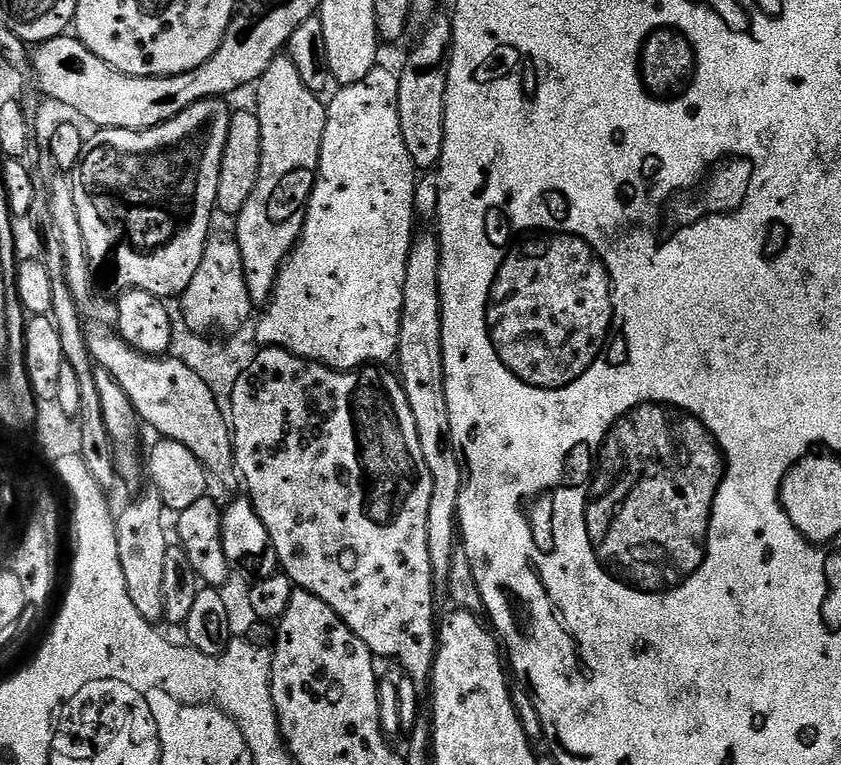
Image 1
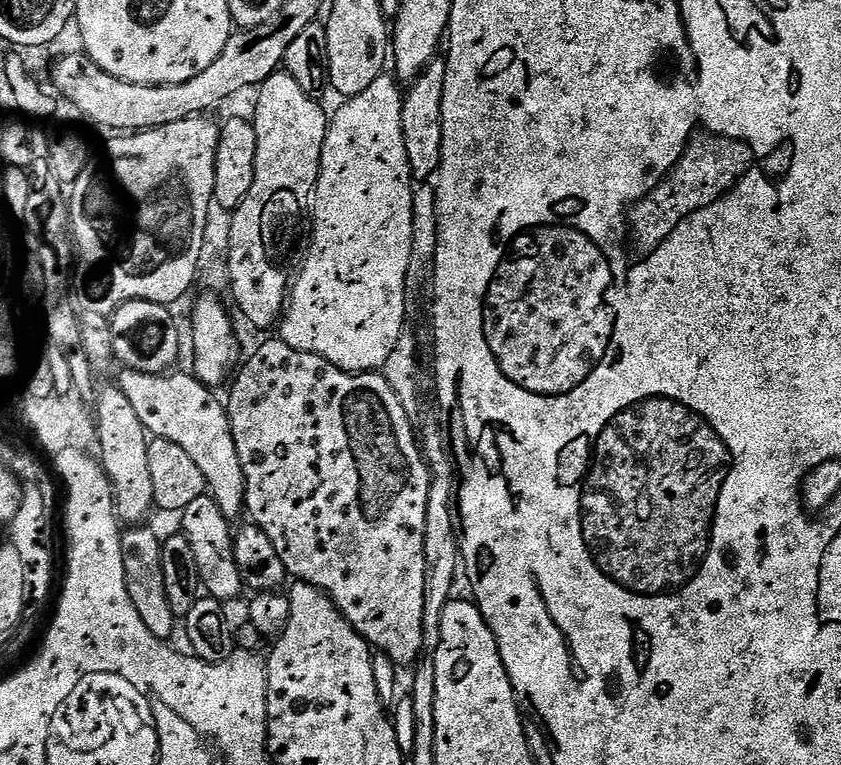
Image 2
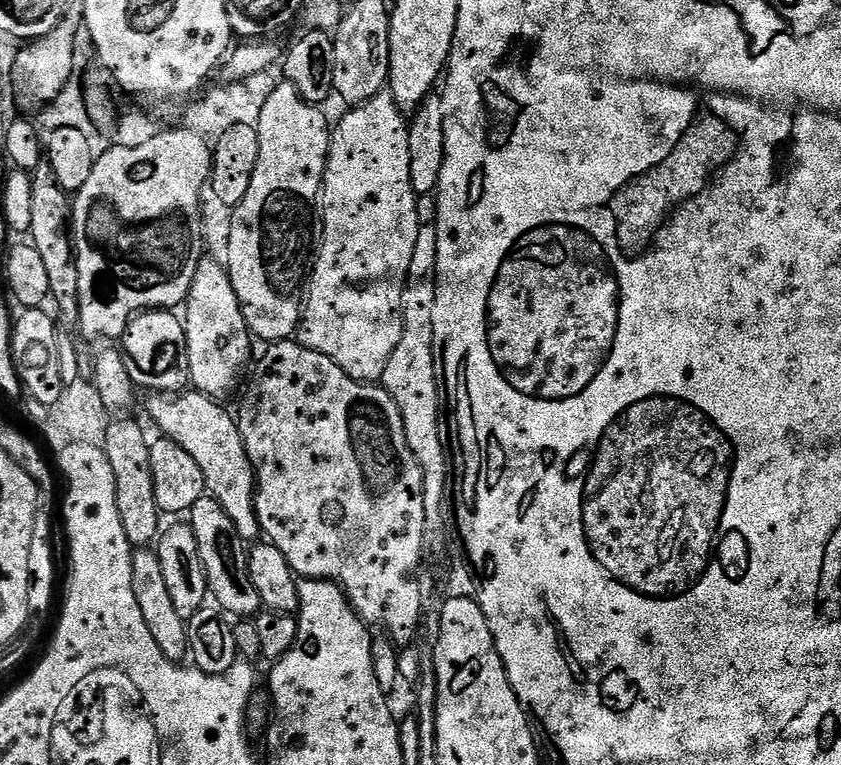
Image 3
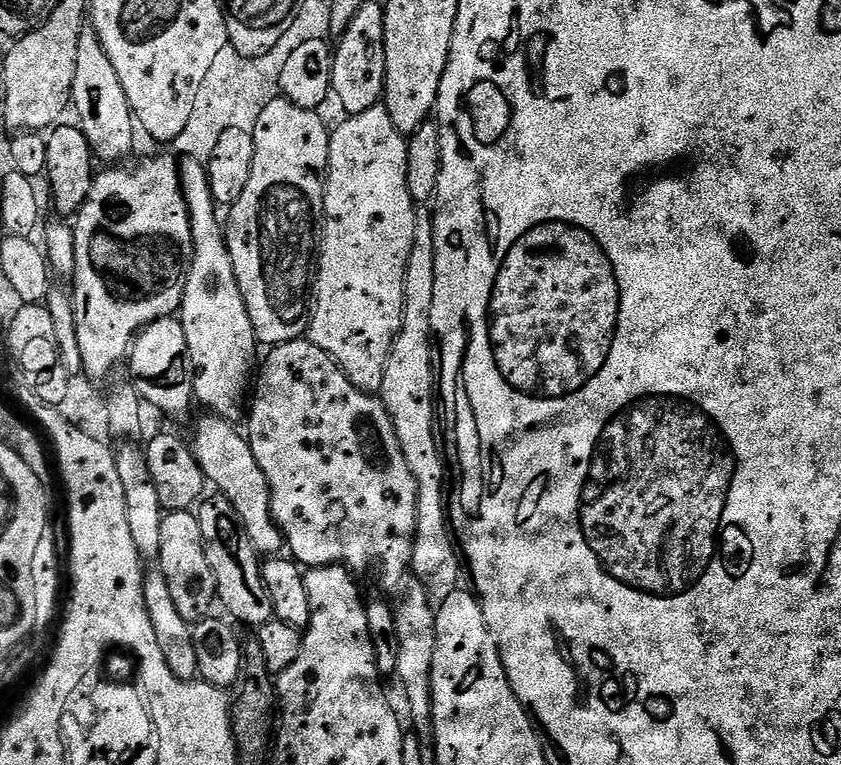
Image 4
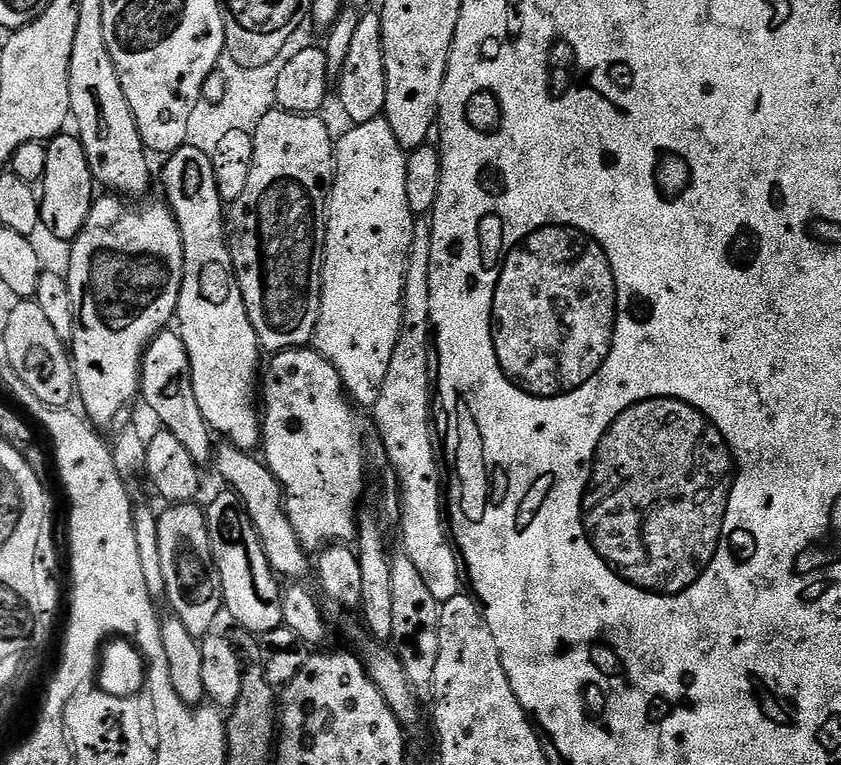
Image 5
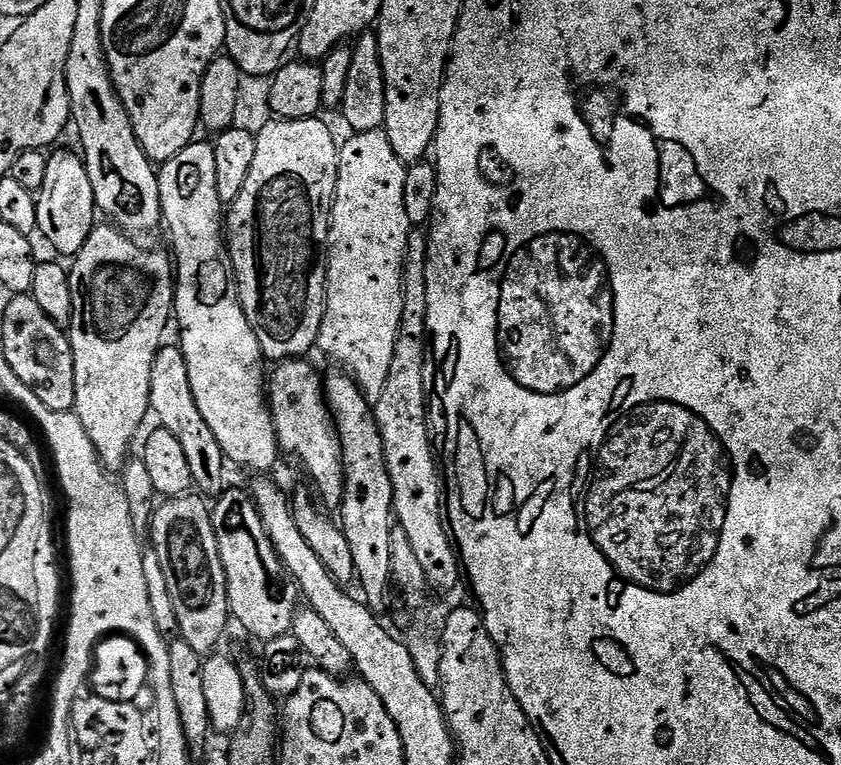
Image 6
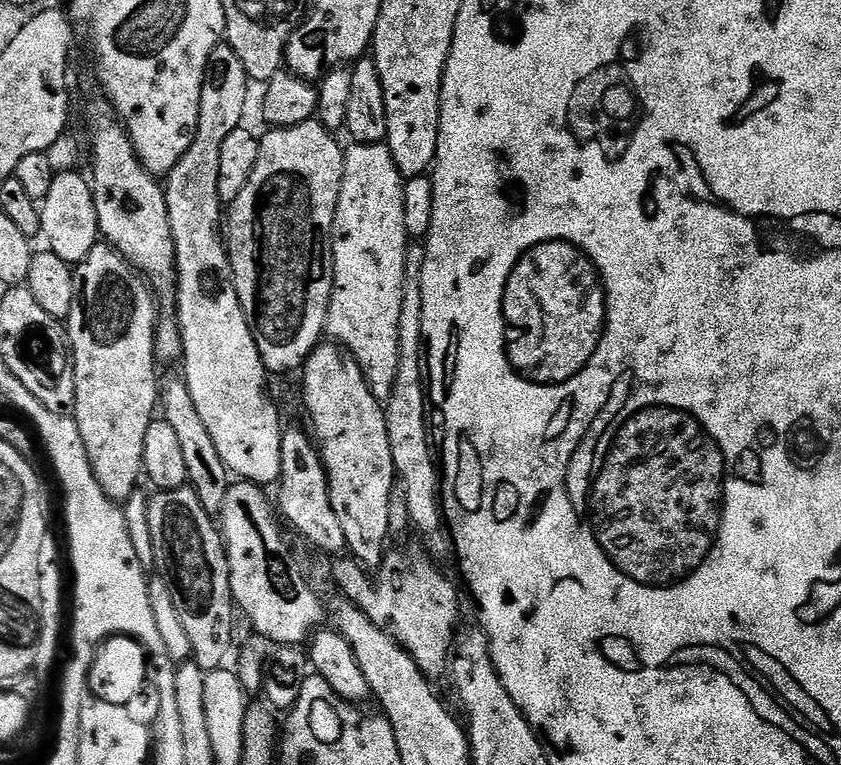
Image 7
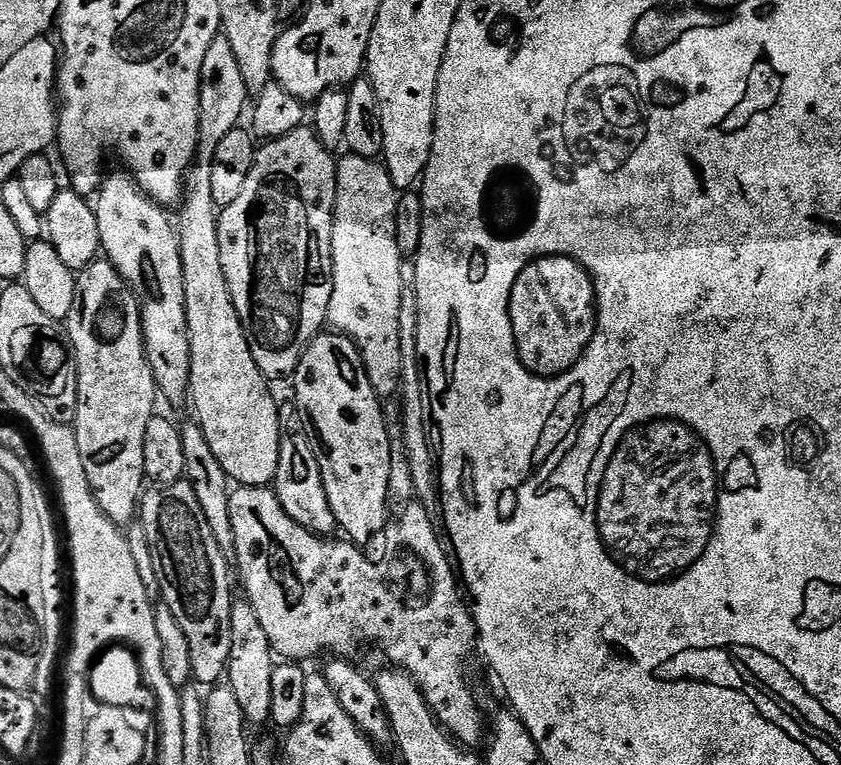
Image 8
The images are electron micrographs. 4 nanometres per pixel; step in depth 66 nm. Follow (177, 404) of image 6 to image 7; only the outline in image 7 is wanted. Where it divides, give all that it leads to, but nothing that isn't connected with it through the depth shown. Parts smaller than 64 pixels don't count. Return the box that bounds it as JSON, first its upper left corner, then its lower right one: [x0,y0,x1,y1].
[158,375,230,514]

